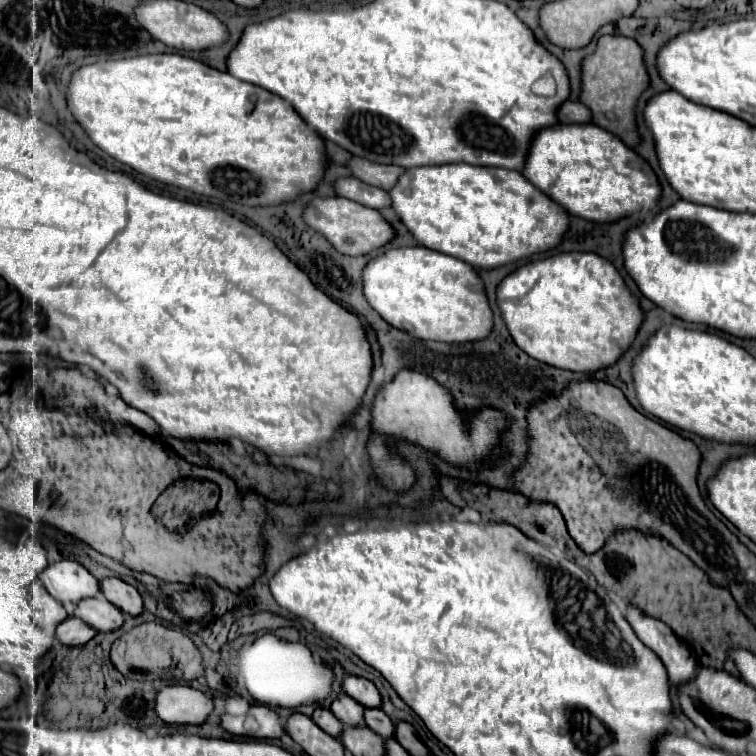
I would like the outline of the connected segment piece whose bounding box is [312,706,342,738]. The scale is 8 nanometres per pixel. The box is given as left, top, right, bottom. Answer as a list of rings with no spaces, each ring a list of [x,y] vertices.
[[[318,706],[318,708],[314,710],[312,720],[314,720],[324,732],[328,732],[330,736],[336,736],[336,738],[338,738],[340,732],[342,732],[340,720],[338,720],[330,710],[326,710],[326,708],[322,708],[322,706]]]

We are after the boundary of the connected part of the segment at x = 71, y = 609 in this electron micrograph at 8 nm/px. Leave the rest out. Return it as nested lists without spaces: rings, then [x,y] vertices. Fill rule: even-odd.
[[[104,596],[80,600],[78,604],[68,606],[68,614],[78,616],[80,620],[88,622],[92,628],[102,632],[116,630],[124,622],[124,614],[114,604],[110,604]]]

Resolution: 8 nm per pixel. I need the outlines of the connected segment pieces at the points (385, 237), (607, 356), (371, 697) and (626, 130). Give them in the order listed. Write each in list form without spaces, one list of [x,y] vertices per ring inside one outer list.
[[[340,196],[314,198],[312,202],[306,204],[302,218],[304,218],[308,228],[322,234],[338,252],[348,254],[348,256],[368,254],[368,252],[380,248],[382,244],[386,244],[394,236],[392,226],[380,216],[378,210],[366,208],[354,200],[340,198]]]
[[[560,252],[512,270],[496,286],[496,304],[512,340],[528,356],[572,372],[594,372],[614,364],[628,348],[642,322],[638,300],[626,288],[616,268],[594,252]]]
[[[348,674],[342,680],[342,688],[344,688],[344,692],[348,696],[352,696],[354,700],[358,700],[362,706],[366,706],[366,708],[380,708],[382,698],[380,698],[376,686],[370,680]]]
[[[600,36],[596,50],[582,60],[580,66],[580,102],[590,108],[592,124],[616,134],[626,146],[638,144],[634,126],[634,104],[648,88],[648,74],[642,64],[642,50],[632,38]]]

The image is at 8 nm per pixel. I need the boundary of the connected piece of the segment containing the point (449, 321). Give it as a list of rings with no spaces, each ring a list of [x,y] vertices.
[[[400,246],[368,260],[362,268],[362,292],[368,304],[394,328],[406,330],[414,338],[440,342],[468,342],[488,336],[492,330],[492,310],[478,274],[462,260],[422,246]]]

